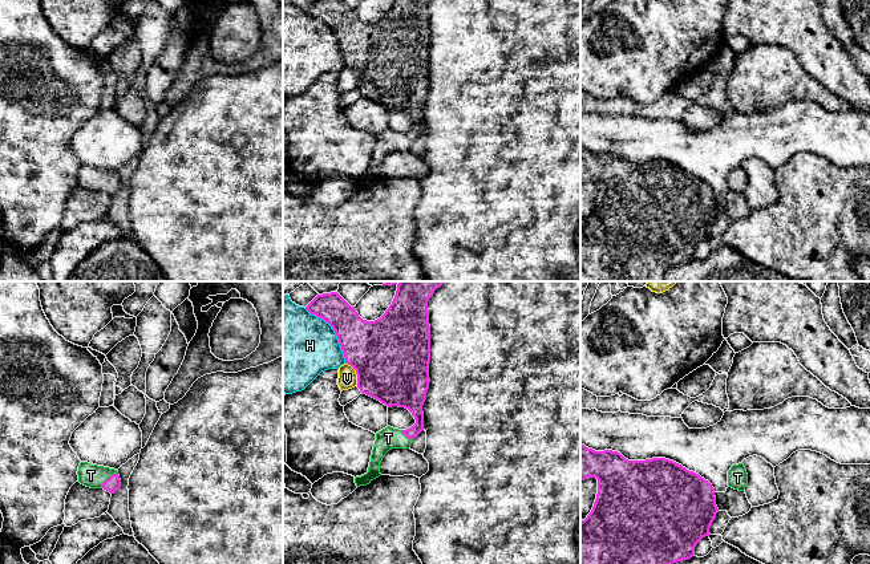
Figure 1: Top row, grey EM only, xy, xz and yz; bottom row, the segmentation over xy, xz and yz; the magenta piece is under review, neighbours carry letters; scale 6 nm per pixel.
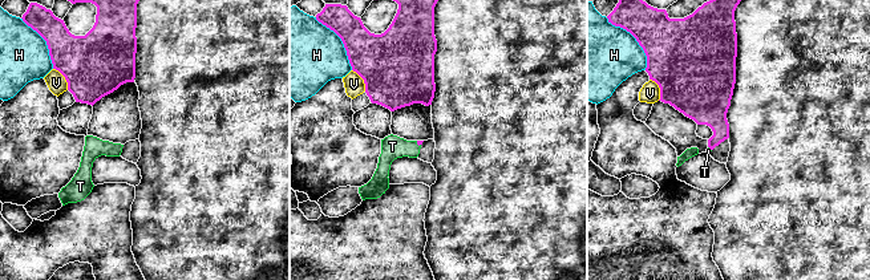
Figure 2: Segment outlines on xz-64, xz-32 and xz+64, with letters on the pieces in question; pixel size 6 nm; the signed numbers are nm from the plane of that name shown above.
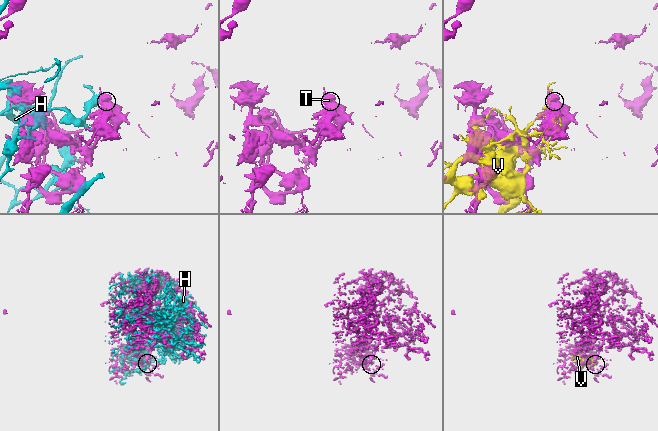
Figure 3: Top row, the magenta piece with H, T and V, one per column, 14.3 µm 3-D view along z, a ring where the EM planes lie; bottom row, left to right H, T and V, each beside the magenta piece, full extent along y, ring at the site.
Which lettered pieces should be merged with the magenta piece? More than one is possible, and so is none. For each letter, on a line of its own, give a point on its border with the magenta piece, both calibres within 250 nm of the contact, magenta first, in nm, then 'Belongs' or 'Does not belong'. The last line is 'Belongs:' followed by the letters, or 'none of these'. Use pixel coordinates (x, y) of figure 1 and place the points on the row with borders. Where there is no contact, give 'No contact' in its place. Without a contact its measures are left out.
H: Touches magenta at xz (335, 332). Thickness 340 nm (magenta) against 420 nm. Does not belong
T: Touches magenta at xy (109, 478). Thickness 90 nm (magenta) against 140 nm. Belongs
V: Touches magenta at xz (356, 373). Thickness 460 nm (magenta) against 110 nm. Does not belong
Belongs: T

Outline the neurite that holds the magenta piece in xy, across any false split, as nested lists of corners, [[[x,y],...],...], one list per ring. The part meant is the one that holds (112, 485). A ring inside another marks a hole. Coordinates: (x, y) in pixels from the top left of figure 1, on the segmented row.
[[[81,462],[77,475],[78,482],[90,488],[104,488],[110,494],[121,488],[118,471],[114,468]]]

